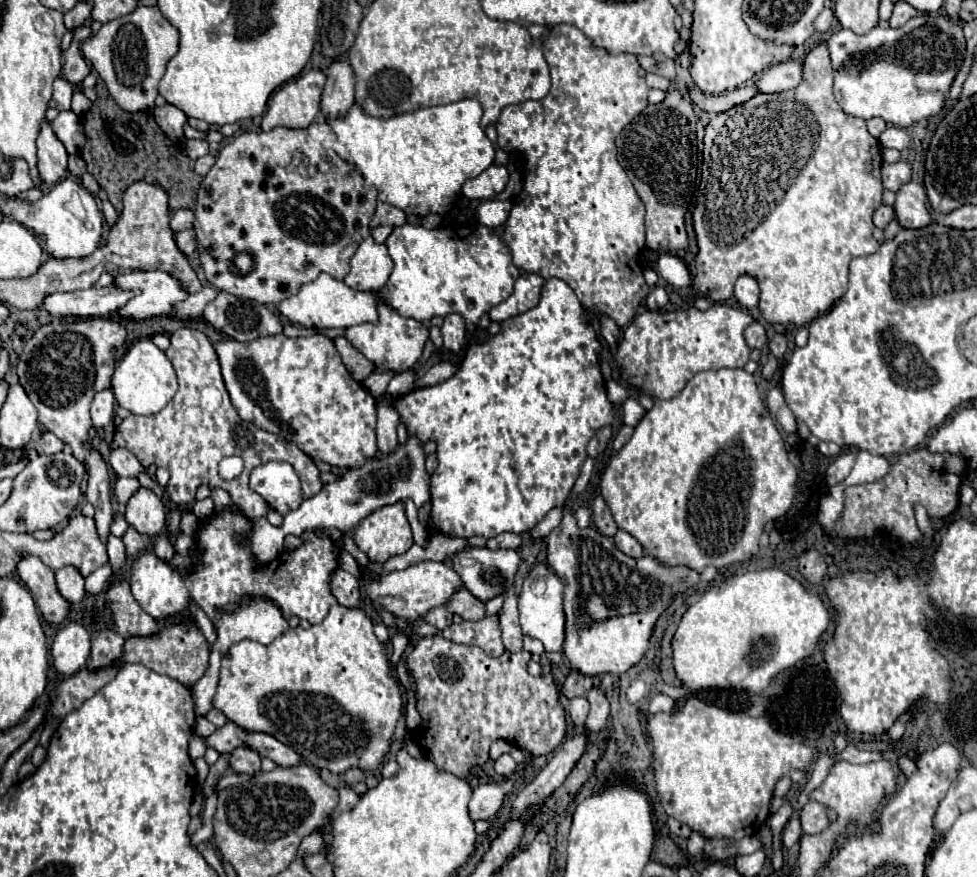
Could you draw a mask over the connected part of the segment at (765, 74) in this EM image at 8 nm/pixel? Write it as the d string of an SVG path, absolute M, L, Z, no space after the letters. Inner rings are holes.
M784 61L762 71L756 87L760 93L782 93L802 83L802 61Z

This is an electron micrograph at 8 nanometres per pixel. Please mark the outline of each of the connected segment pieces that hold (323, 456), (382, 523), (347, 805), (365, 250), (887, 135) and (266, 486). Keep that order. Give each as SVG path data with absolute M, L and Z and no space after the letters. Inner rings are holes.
M320 333L296 339L270 335L250 343L226 339L214 343L214 349L220 359L222 377L232 405L238 409L238 415L244 421L250 421L256 427L270 431L290 443L296 443L314 461L324 461L338 469L358 469L368 459L376 457L376 399L350 377L330 337Z
M386 505L364 517L354 531L354 543L366 553L370 563L386 563L390 557L408 551L412 531L404 515L404 505Z
M350 787L340 788L340 803L338 803L336 811L330 815L330 819L332 819L332 817L336 817L336 815L338 815L338 813L342 813L342 811L352 809L356 803L358 803L358 795L356 795Z
M368 237L352 257L350 273L344 277L344 283L358 291L378 291L386 285L392 267L394 261L388 255L386 245Z
M888 127L878 137L878 141L880 141L882 147L894 147L894 149L902 151L902 149L906 149L910 145L910 135L904 129L900 129L900 127Z
M250 481L250 487L260 493L280 515L286 515L302 503L300 481Z

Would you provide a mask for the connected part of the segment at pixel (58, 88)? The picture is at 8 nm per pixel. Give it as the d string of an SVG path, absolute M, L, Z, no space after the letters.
M56 77L56 81L54 81L54 95L52 95L52 99L48 104L49 107L60 109L60 111L62 109L70 109L72 93L74 93L72 85L66 79Z

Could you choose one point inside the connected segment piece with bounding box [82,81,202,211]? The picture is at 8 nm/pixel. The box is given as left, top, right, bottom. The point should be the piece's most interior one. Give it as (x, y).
(122, 148)

